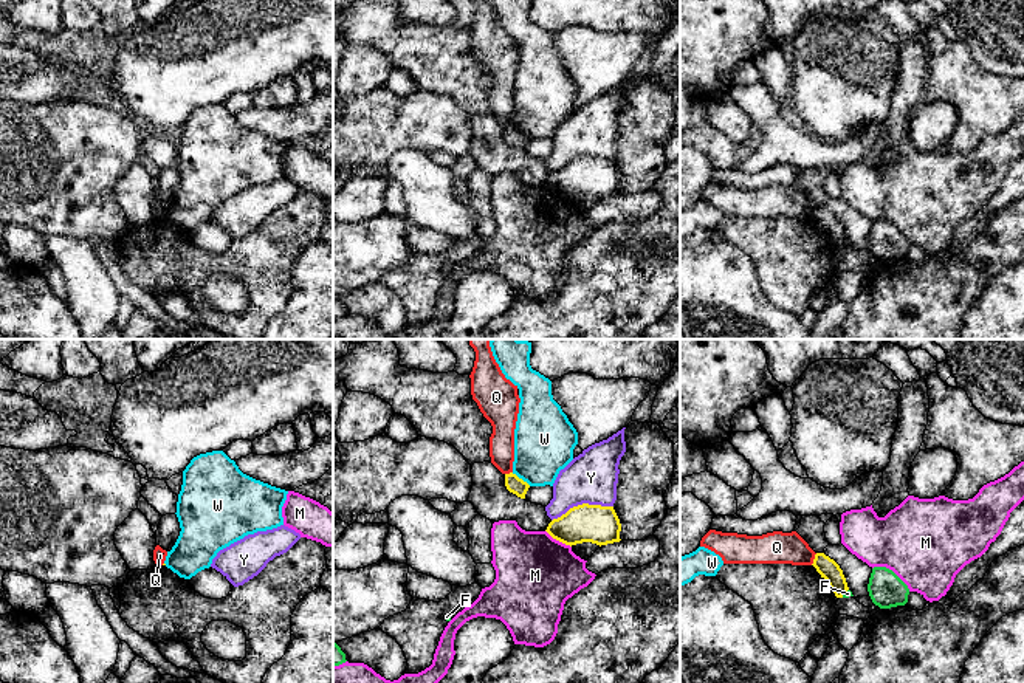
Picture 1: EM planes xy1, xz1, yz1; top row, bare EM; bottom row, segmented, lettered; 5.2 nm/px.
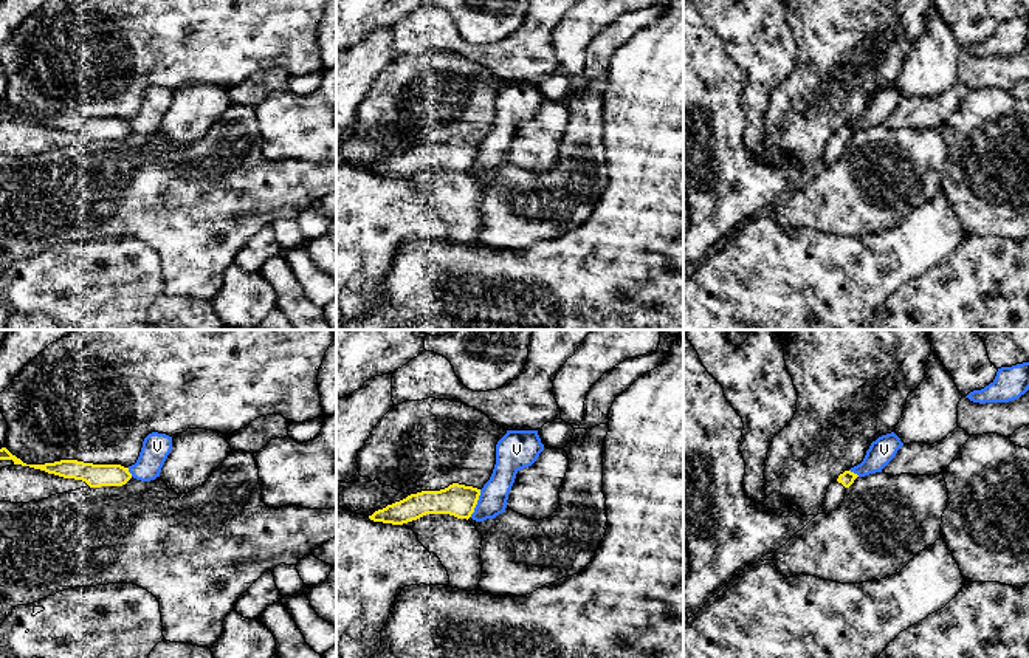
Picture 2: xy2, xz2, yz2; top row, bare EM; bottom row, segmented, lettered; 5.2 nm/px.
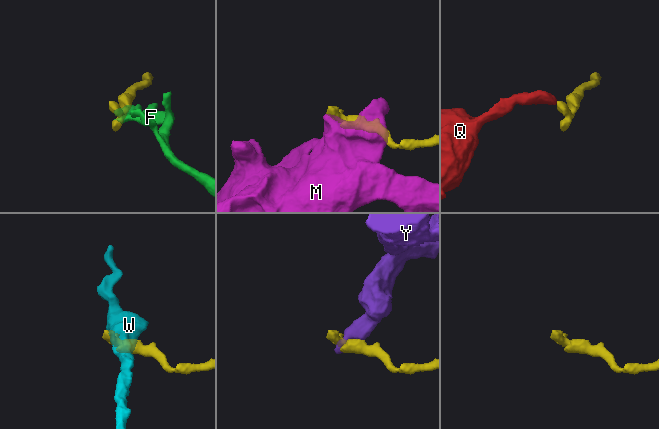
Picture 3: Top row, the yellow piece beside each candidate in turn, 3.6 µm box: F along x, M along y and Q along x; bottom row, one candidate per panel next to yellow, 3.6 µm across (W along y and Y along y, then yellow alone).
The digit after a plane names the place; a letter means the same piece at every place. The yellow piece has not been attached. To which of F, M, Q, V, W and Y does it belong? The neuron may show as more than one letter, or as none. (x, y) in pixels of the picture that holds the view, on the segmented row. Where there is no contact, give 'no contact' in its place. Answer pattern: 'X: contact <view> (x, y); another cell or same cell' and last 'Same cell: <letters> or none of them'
F: contact yz1 (845, 592); another cell
M: contact xz1 (558, 539); another cell
Q: contact yz1 (814, 559); another cell
V: contact xz2 (476, 503); another cell
W: contact xz1 (521, 479); another cell
Y: contact xz1 (583, 504); another cell
Same cell: none of them

